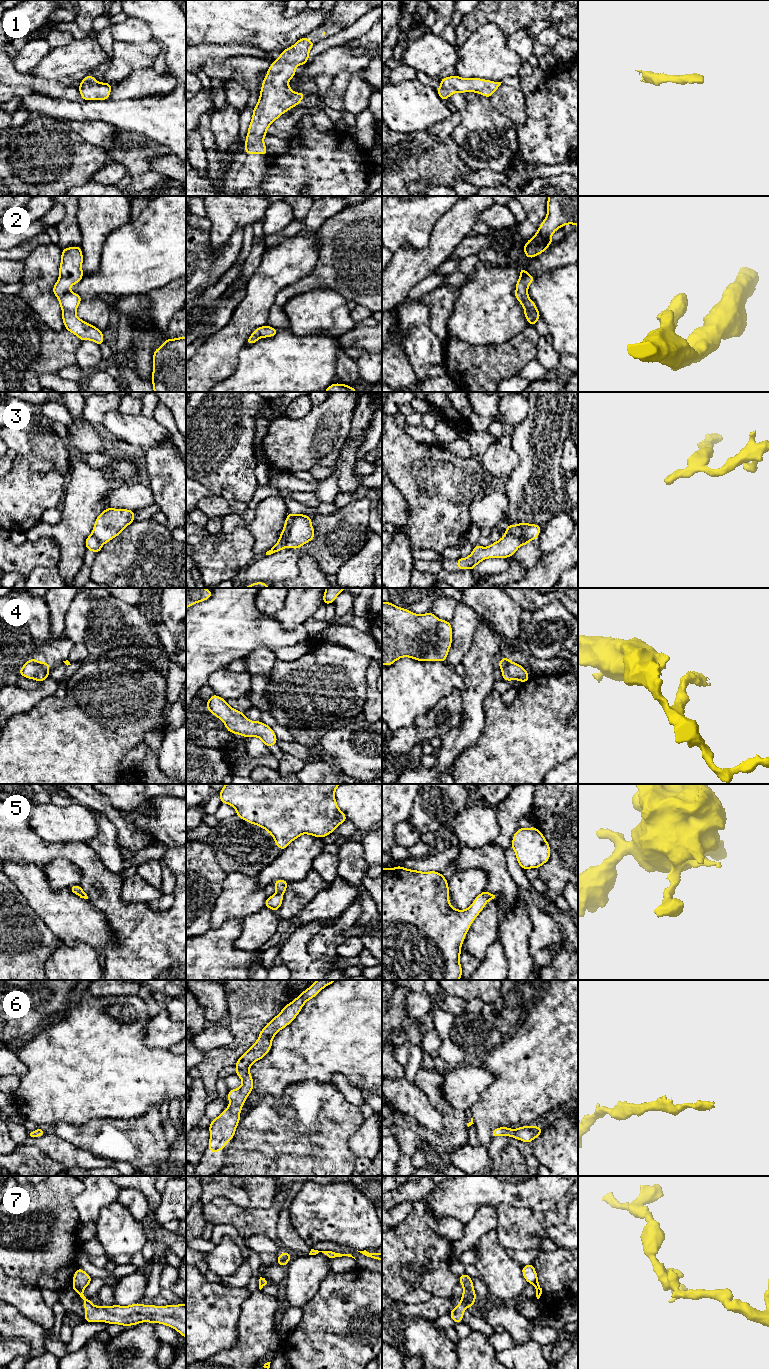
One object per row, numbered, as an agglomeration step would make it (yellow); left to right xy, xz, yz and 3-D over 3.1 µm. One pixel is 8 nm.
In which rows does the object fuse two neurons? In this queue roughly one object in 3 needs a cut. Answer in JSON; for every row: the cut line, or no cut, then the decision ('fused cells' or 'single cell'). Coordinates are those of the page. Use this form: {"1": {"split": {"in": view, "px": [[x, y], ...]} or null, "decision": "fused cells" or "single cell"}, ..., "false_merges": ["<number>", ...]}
{"1": {"split": null, "decision": "single cell"}, "2": {"split": null, "decision": "single cell"}, "3": {"split": {"in": "xz", "px": [[296, 515], [291, 523], [291, 532], [287, 545]]}, "decision": "fused cells"}, "4": {"split": null, "decision": "single cell"}, "5": {"split": null, "decision": "single cell"}, "6": {"split": null, "decision": "single cell"}, "7": {"split": null, "decision": "single cell"}, "false_merges": ["3"]}

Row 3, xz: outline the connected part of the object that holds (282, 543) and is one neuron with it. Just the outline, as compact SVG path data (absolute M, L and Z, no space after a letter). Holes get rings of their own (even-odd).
M290 512L288 513L278 542L269 551L266 552L266 555L271 555L288 547L288 541L291 533L291 523L295 517L295 514Z

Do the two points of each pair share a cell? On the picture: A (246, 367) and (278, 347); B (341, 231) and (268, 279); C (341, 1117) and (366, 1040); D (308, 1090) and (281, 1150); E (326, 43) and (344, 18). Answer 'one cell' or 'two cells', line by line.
A: one cell
B: two cells
C: two cells
D: one cell
E: two cells

